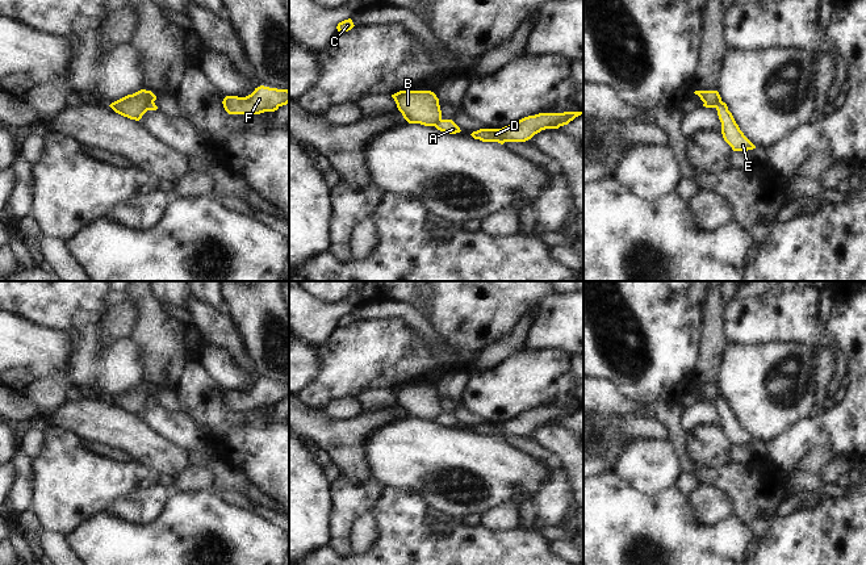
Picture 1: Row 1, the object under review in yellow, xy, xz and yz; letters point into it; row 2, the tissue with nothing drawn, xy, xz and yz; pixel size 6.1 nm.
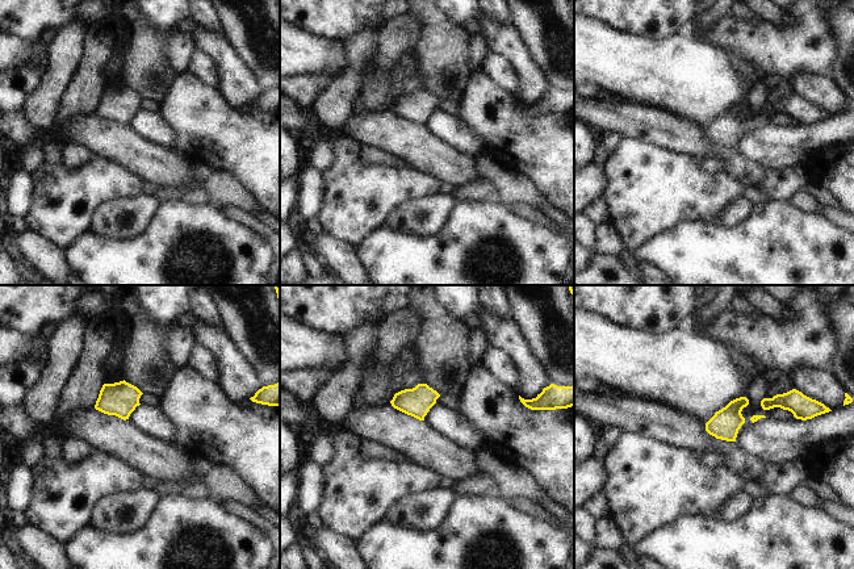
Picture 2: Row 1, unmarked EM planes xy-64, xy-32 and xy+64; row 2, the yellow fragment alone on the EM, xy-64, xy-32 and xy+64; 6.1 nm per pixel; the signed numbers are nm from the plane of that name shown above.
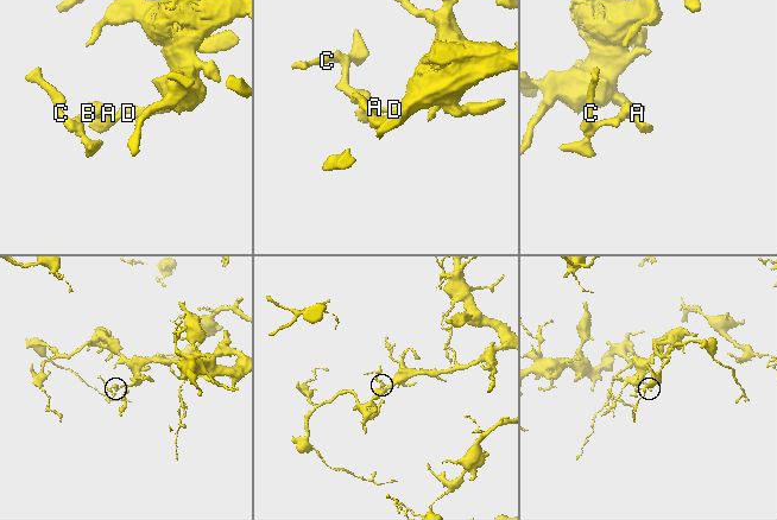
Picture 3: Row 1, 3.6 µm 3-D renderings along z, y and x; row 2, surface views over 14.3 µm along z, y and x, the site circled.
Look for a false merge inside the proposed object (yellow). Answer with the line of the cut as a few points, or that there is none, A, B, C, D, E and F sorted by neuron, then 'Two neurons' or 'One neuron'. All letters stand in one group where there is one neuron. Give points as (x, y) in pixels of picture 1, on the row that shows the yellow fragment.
Split along xz (442, 120), (434, 125). Groups: A D E F / B C. Two neurons

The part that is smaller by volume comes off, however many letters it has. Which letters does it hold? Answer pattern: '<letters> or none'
B, C

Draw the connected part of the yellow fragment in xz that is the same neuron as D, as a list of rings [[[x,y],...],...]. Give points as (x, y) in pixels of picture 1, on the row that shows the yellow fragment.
[[[583,112],[539,113],[502,129],[480,129],[470,135],[482,142],[498,142],[501,145],[505,142],[526,142],[541,130],[558,129],[581,114]]]

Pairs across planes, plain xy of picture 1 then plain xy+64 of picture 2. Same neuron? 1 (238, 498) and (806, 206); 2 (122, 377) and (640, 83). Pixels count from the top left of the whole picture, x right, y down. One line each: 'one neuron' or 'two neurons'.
1: one neuron
2: one neuron

